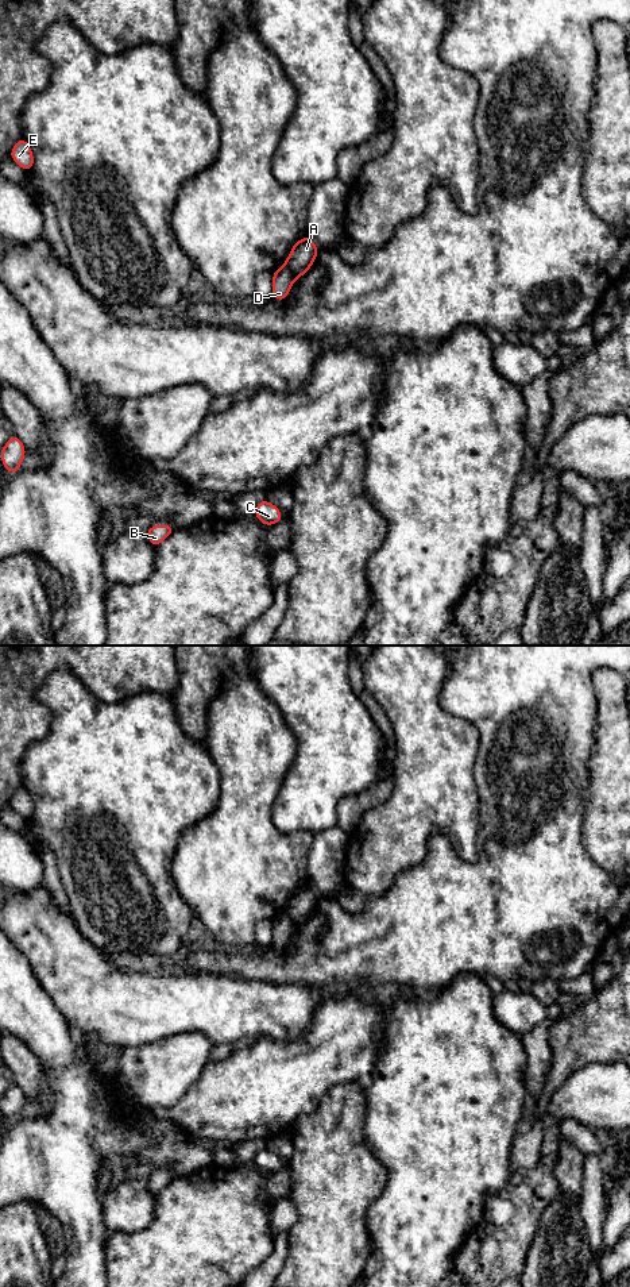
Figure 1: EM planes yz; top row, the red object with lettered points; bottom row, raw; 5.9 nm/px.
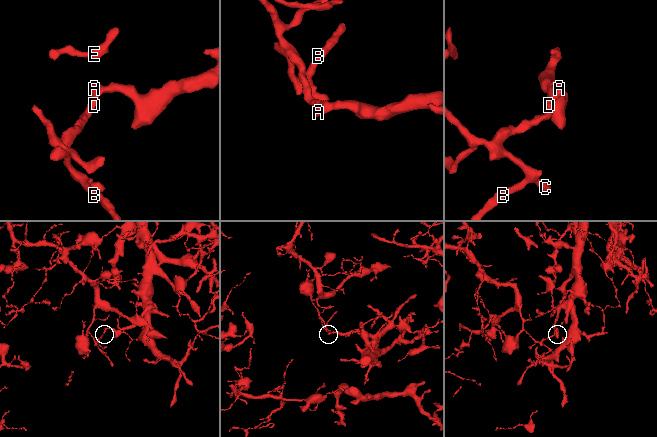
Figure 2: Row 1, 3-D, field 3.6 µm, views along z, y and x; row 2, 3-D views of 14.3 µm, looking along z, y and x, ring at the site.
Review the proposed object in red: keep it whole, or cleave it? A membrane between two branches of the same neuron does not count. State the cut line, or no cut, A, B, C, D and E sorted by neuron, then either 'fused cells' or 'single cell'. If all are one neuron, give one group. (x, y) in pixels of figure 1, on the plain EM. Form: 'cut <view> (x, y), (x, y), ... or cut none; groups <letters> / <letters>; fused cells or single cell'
cut yz (283, 913), (297, 925); groups A / B C D E; fused cells

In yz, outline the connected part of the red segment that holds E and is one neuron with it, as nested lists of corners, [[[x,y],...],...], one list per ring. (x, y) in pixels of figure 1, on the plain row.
[[[24,786],[19,787],[9,801],[9,805],[26,820],[34,814],[34,802]]]

